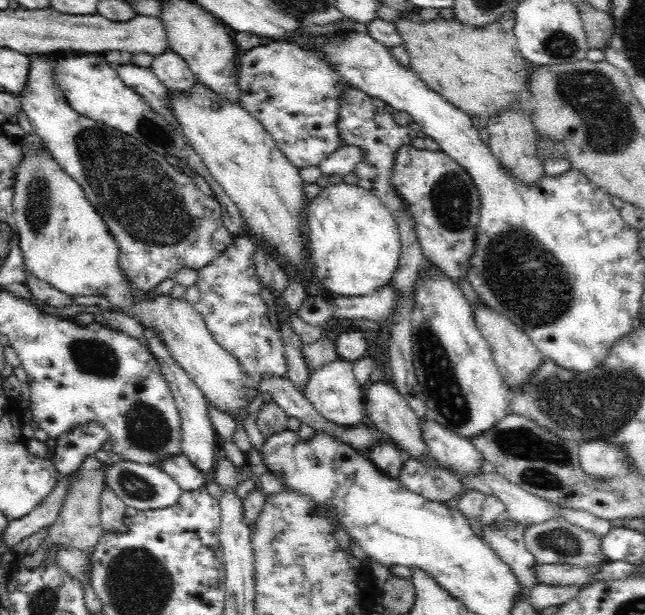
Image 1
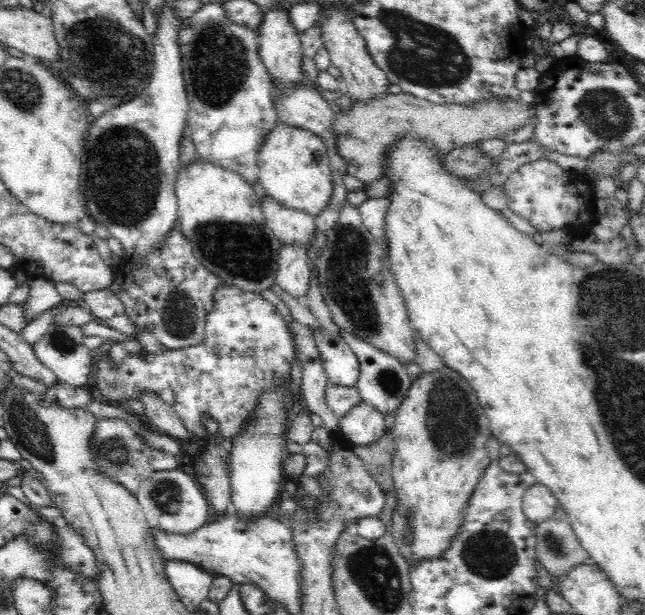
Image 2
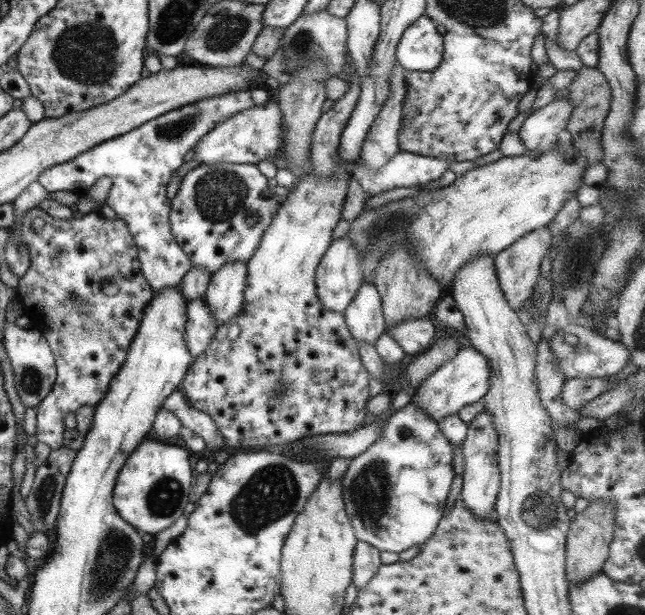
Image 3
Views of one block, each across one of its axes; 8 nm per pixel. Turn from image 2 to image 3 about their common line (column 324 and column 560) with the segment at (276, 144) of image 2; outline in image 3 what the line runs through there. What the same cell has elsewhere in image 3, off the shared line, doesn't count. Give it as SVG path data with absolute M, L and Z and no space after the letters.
M561 144L555 145L552 150L545 152L544 154L526 154L522 156L512 156L512 157L502 157L492 163L484 164L483 166L474 167L463 175L456 177L456 180L448 186L440 186L434 184L424 188L423 191L418 191L417 194L411 194L411 197L405 197L403 199L394 200L375 209L364 209L360 214L353 220L350 221L350 228L348 234L345 234L346 238L351 240L353 246L359 250L361 254L360 261L360 270L362 270L362 277L364 277L364 283L373 284L374 283L374 273L380 265L380 261L385 257L391 254L393 250L396 250L403 244L407 244L407 250L415 258L417 258L418 267L420 269L426 269L426 273L430 277L434 278L434 281L438 283L442 288L447 291L448 288L454 283L456 279L456 273L458 270L462 269L464 265L470 263L473 258L477 256L492 256L495 257L499 252L502 252L505 248L508 248L513 242L516 242L519 238L522 238L525 234L532 232L534 230L540 229L547 224L556 216L557 212L562 208L563 204L570 198L576 196L576 192L580 185L582 184L582 175L585 171L585 168L589 164L586 162L586 159L579 154L579 152L573 147L573 144Z

